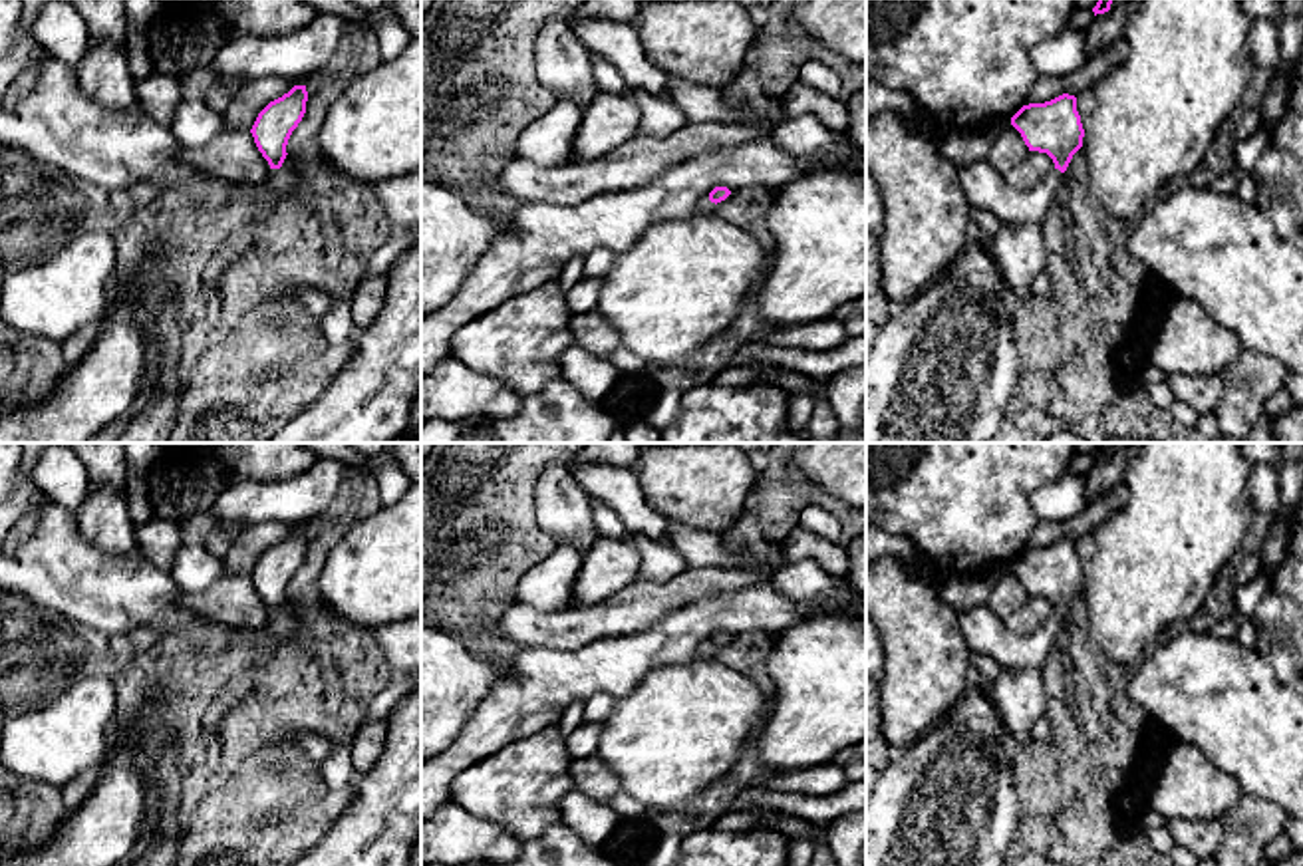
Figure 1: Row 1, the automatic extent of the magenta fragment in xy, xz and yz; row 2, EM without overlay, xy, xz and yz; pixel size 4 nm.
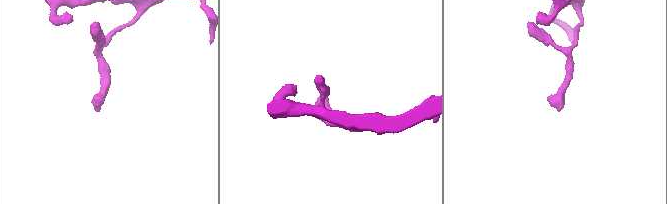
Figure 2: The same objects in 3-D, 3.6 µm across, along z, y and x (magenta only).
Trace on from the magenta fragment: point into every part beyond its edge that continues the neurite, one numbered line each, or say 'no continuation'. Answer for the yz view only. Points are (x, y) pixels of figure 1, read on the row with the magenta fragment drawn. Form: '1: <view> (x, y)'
1: yz (986, 189)

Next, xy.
1: xy (281, 181)

